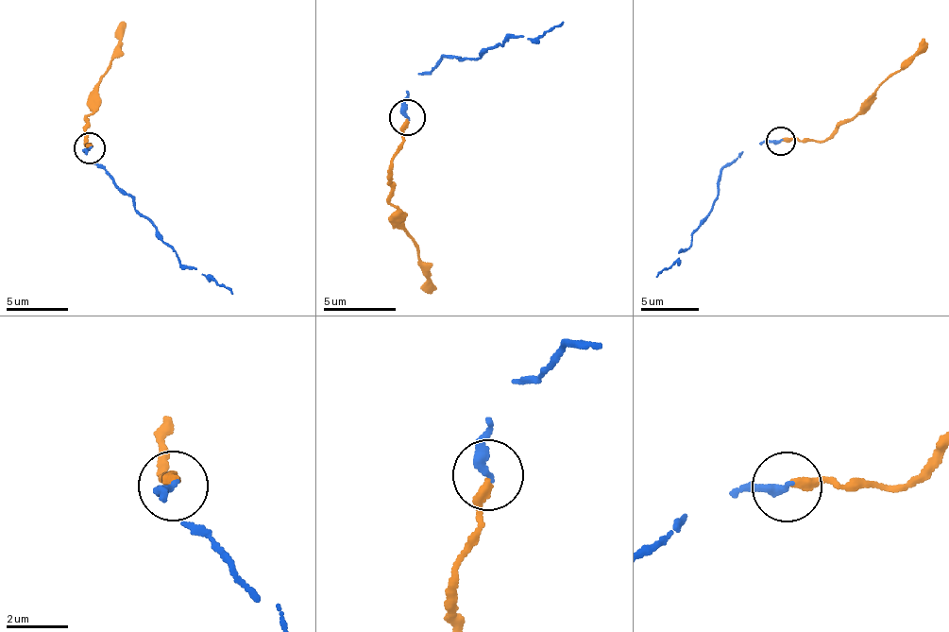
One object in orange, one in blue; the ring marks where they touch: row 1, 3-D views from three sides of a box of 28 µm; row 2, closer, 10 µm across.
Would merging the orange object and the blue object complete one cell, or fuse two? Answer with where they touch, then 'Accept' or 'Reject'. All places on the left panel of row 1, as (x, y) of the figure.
Place: (90, 148). Accept

